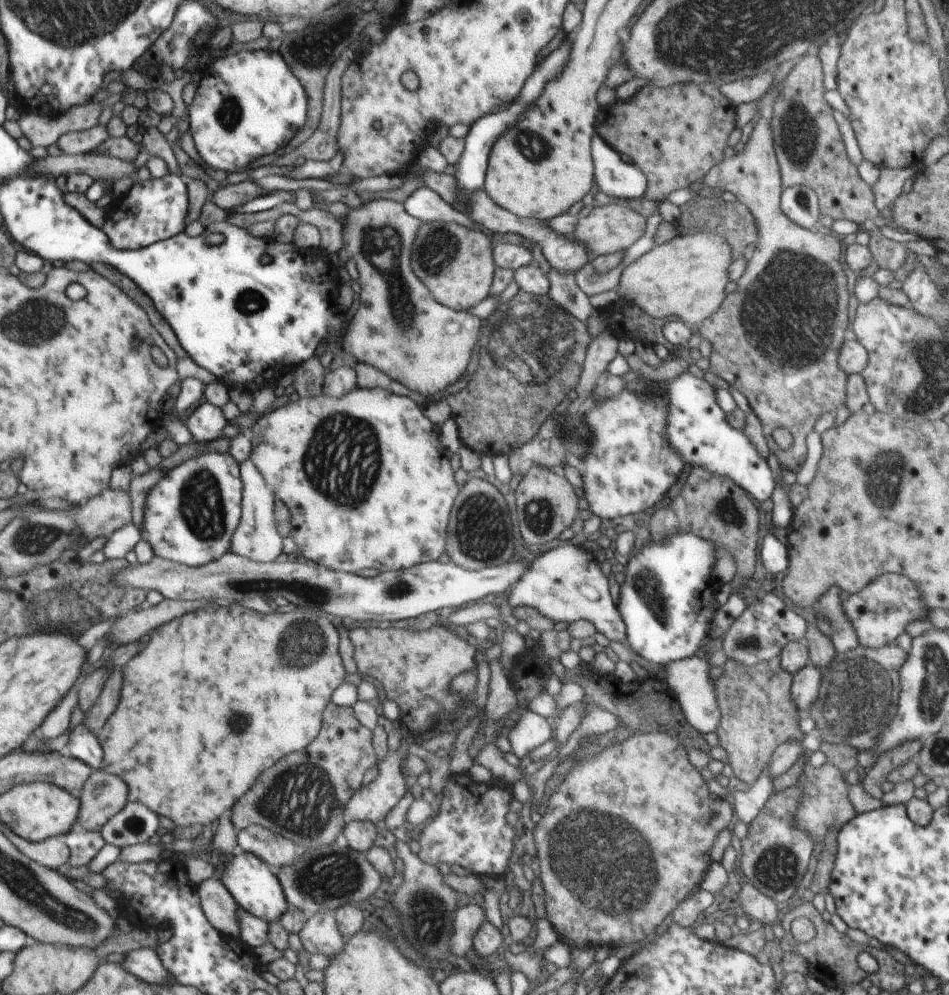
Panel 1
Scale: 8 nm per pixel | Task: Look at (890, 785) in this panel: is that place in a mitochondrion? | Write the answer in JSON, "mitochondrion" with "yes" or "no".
{"mitochondrion":"no"}

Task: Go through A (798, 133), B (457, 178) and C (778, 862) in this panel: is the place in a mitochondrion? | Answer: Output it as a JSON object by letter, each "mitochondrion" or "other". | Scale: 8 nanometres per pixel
{"A":"mitochondrion","B":"other","C":"mitochondrion"}

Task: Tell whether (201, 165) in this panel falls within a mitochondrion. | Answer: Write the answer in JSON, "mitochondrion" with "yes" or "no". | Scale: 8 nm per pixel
{"mitochondrion":"no"}

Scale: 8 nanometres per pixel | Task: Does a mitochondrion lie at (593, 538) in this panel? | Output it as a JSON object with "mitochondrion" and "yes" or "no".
{"mitochondrion":"no"}

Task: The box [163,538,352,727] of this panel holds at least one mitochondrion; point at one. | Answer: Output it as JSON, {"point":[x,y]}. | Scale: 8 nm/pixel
{"point":[302,645]}

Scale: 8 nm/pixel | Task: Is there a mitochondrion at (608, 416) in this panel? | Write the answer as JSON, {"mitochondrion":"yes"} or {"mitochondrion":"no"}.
{"mitochondrion":"yes"}

